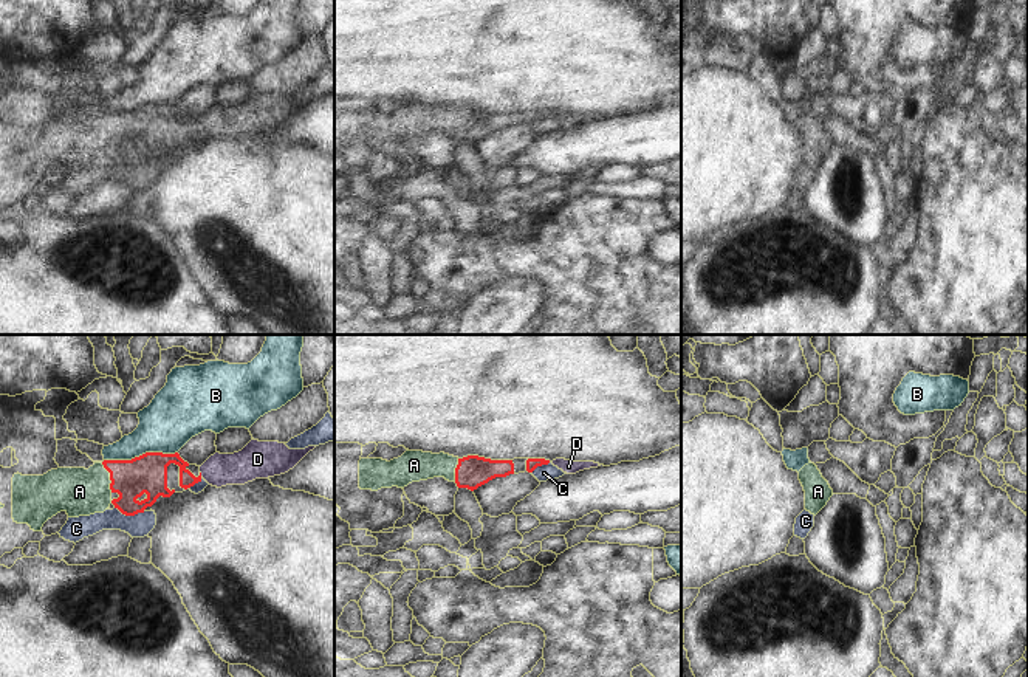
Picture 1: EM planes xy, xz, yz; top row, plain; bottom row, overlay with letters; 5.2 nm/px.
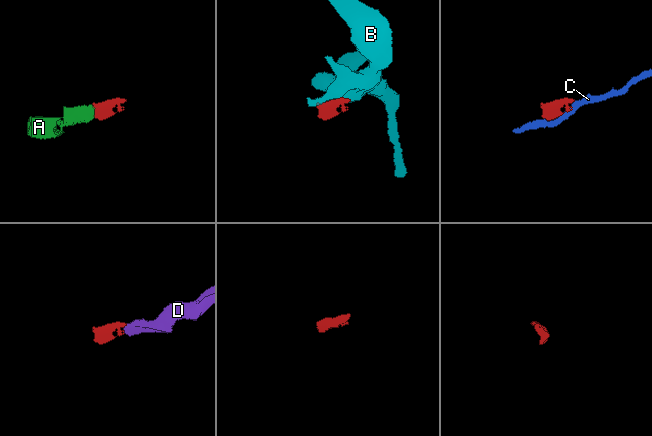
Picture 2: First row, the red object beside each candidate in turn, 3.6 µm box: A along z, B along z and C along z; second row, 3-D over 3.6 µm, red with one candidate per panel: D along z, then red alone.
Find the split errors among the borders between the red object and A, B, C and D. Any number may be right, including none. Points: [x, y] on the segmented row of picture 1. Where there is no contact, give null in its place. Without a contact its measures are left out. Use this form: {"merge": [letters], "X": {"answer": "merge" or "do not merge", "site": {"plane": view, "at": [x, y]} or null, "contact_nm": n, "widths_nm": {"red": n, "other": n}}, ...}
{"merge": ["A", "D"], "A": {"answer": "merge", "site": {"plane": "xy", "at": [110, 477]}, "contact_nm": 160, "widths_nm": {"red": 200, "other": 240}}, "B": {"answer": "do not merge", "site": {"plane": "xy", "at": [140, 456]}, "contact_nm": 400, "widths_nm": {"red": 200, "other": 280}}, "C": {"answer": "do not merge", "site": {"plane": "xy", "at": [130, 515]}, "contact_nm": 160, "widths_nm": {"red": 200, "other": 120}}, "D": {"answer": "merge", "site": {"plane": "xy", "at": [200, 474]}, "contact_nm": 30, "widths_nm": {"red": 160, "other": 170}}}

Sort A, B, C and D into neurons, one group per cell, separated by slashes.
A D / B / C

